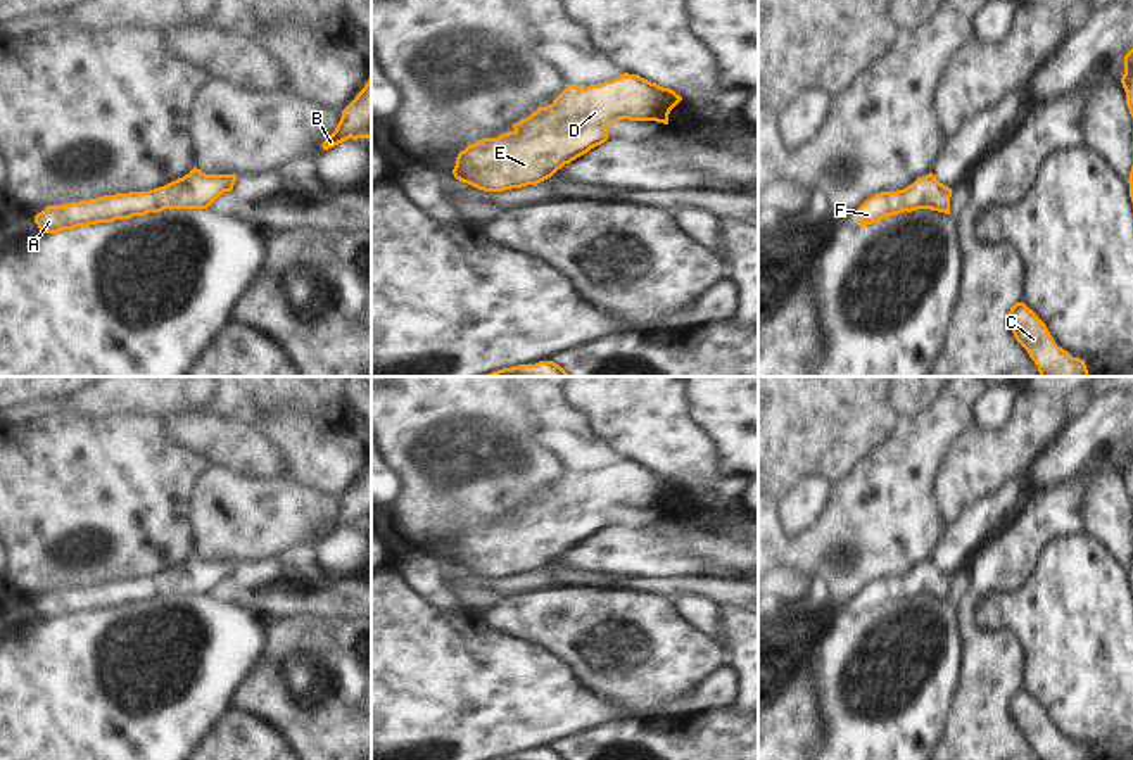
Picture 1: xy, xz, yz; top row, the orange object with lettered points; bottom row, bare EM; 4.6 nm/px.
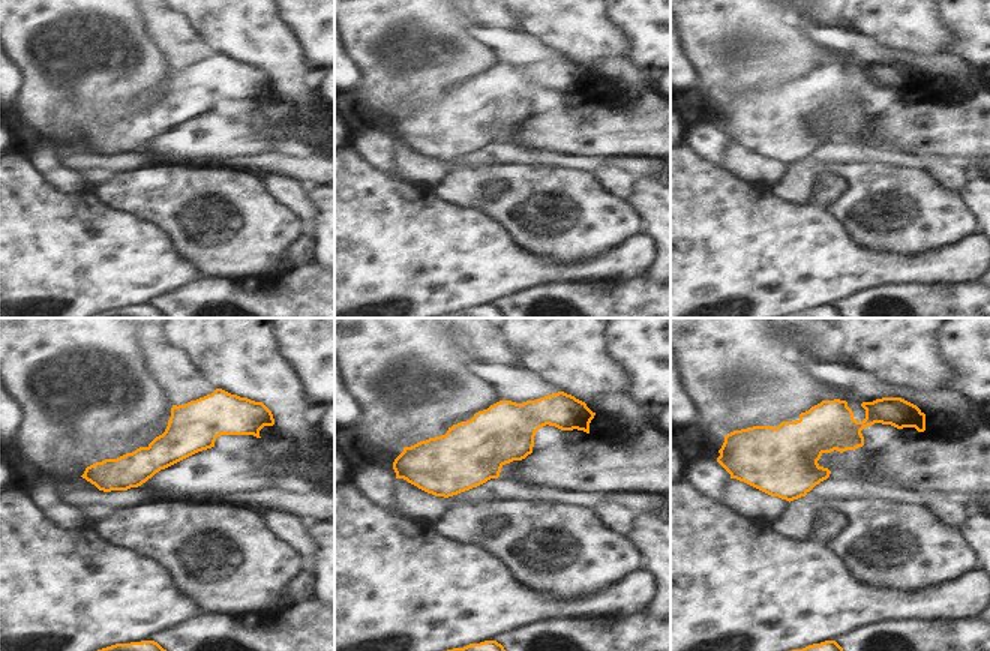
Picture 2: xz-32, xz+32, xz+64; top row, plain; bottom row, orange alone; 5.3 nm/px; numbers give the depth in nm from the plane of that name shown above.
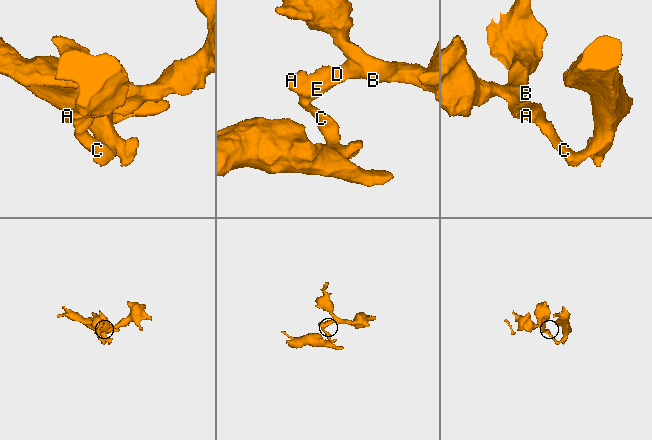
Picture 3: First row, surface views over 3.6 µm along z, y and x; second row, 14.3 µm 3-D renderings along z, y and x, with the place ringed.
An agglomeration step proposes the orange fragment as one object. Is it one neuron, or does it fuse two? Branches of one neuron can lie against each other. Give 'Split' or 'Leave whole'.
Leave whole

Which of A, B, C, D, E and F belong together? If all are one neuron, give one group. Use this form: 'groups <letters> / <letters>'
groups A B C D E F

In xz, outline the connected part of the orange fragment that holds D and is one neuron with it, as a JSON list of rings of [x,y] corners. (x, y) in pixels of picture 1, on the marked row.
[[[629,73],[587,88],[566,85],[549,105],[539,107],[529,117],[515,123],[511,131],[497,138],[478,140],[461,150],[453,174],[456,180],[484,192],[537,185],[551,178],[565,164],[604,143],[610,124],[620,119],[668,124],[668,114],[680,100],[682,97],[674,90]]]

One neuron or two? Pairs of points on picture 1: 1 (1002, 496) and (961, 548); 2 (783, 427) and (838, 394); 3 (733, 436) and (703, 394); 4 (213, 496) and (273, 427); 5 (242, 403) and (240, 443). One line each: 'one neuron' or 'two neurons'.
1: one neuron
2: one neuron
3: one neuron
4: two neurons
5: two neurons

